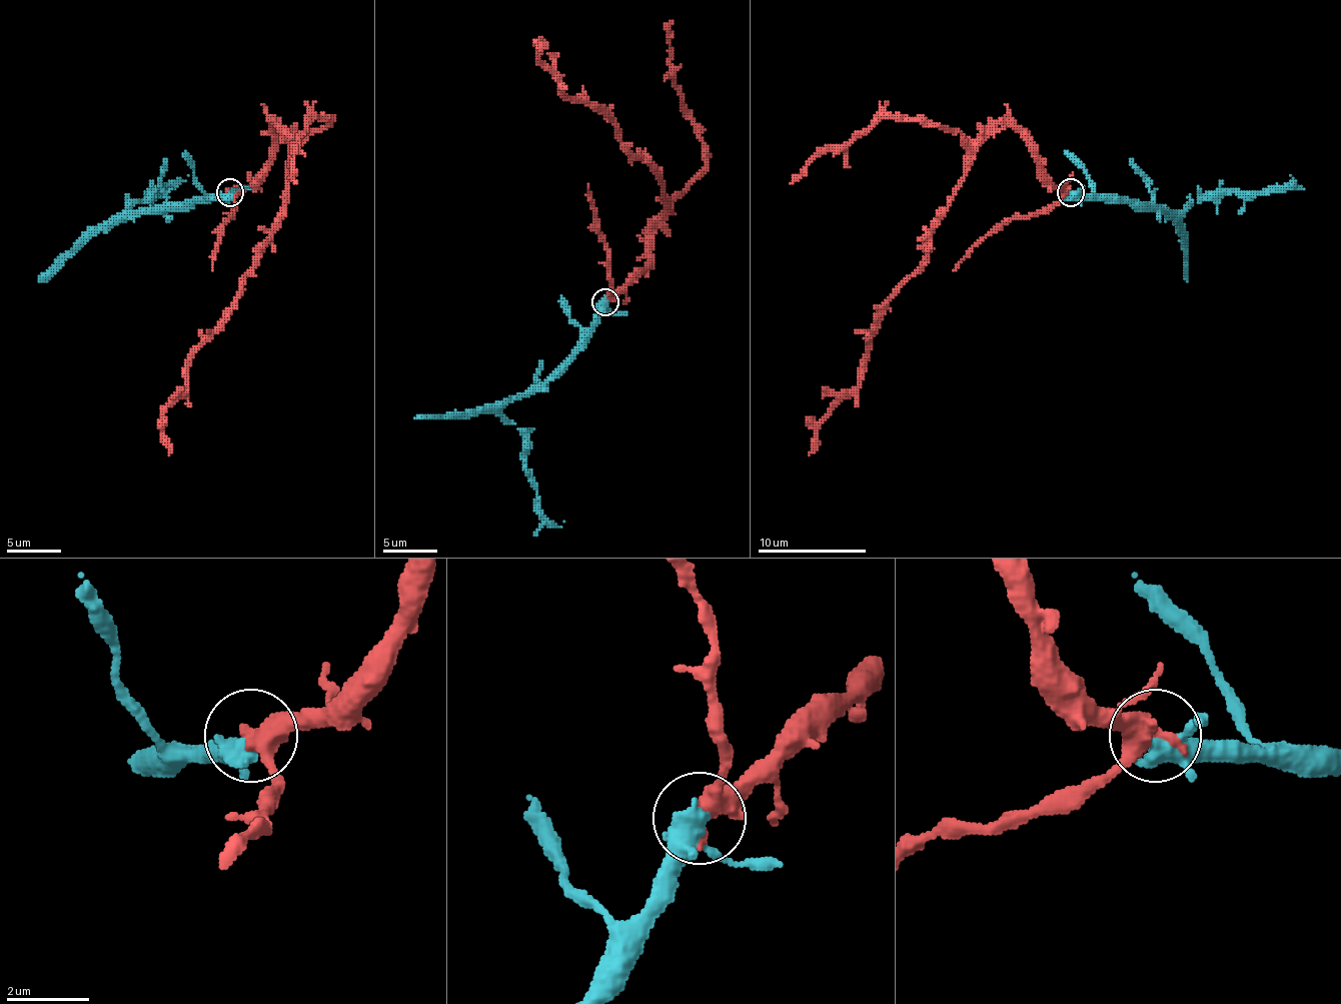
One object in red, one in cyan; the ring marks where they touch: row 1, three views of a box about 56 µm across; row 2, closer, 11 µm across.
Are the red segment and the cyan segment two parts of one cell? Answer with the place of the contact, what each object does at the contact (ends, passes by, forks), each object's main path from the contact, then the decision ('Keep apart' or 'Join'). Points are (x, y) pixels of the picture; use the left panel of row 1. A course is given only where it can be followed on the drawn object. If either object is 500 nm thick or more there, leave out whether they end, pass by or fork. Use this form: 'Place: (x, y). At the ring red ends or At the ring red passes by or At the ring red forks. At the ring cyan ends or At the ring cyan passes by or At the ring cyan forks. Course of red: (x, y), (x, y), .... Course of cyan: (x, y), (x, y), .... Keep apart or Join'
Place: (229, 192). At the ring red passes by. At the ring cyan forks. Course of red: (229, 191), (242, 191), (258, 175), (277, 123), (288, 151), (286, 210), (163, 411), (169, 455). Course of cyan: (229, 191), (204, 194), (180, 205), (125, 210), (147, 194), (161, 191), (188, 175). Join

